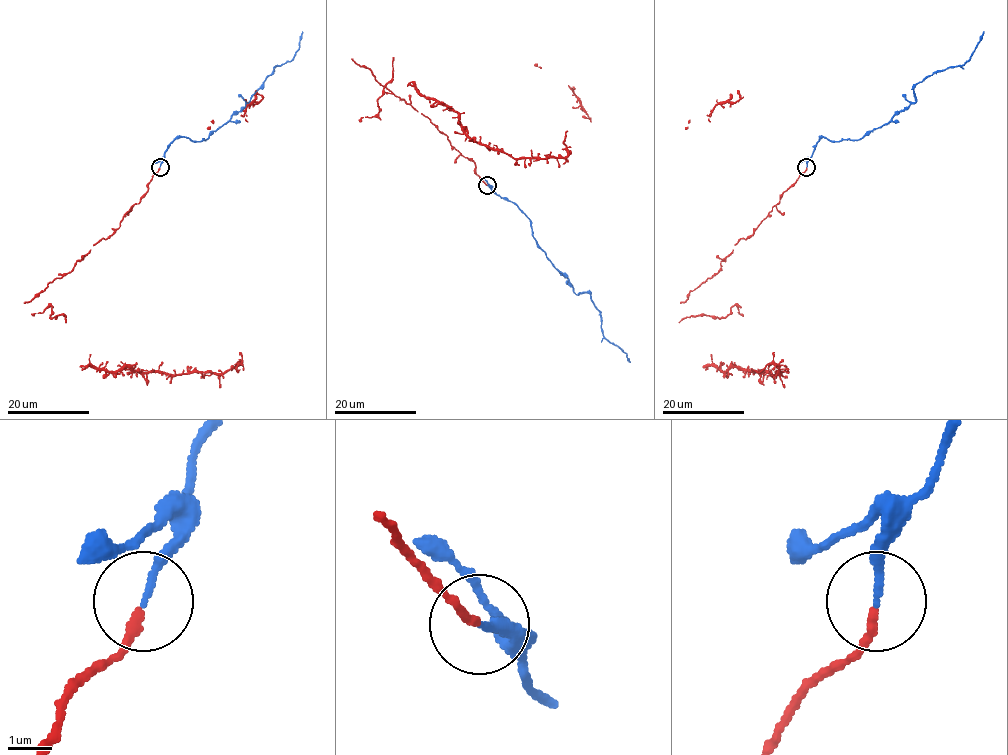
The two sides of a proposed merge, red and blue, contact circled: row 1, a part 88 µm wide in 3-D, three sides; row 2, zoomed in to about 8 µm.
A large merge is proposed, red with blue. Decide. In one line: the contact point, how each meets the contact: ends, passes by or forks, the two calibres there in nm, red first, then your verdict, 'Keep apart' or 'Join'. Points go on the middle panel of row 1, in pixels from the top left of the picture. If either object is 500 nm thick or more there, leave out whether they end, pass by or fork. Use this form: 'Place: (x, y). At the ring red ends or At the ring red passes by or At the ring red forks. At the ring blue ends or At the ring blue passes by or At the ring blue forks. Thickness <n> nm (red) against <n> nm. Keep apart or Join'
Place: (487, 185). At the ring red ends. At the ring blue ends. Thickness 190 nm (red) against 140 nm. Join

